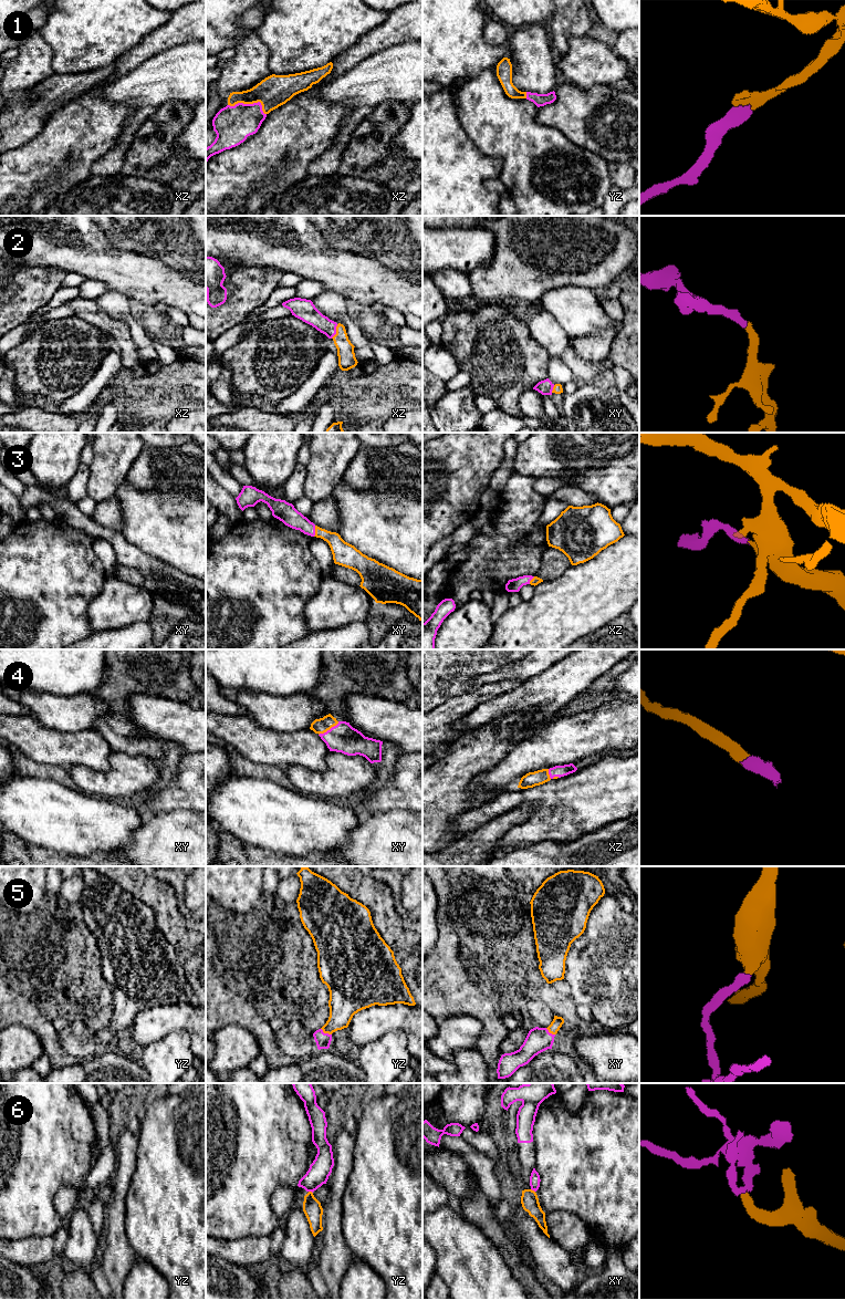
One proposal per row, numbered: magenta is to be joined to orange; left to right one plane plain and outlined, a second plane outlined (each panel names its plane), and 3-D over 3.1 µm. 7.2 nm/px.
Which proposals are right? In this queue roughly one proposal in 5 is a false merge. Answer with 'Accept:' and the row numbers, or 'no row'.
Accept: 1, 2, 3, 4, 5, 6

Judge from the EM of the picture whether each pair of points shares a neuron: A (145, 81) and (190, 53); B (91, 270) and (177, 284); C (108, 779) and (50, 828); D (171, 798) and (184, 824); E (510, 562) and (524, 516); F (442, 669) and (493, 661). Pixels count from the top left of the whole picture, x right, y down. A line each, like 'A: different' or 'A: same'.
A: same
B: same
C: different
D: different
E: same
F: same

